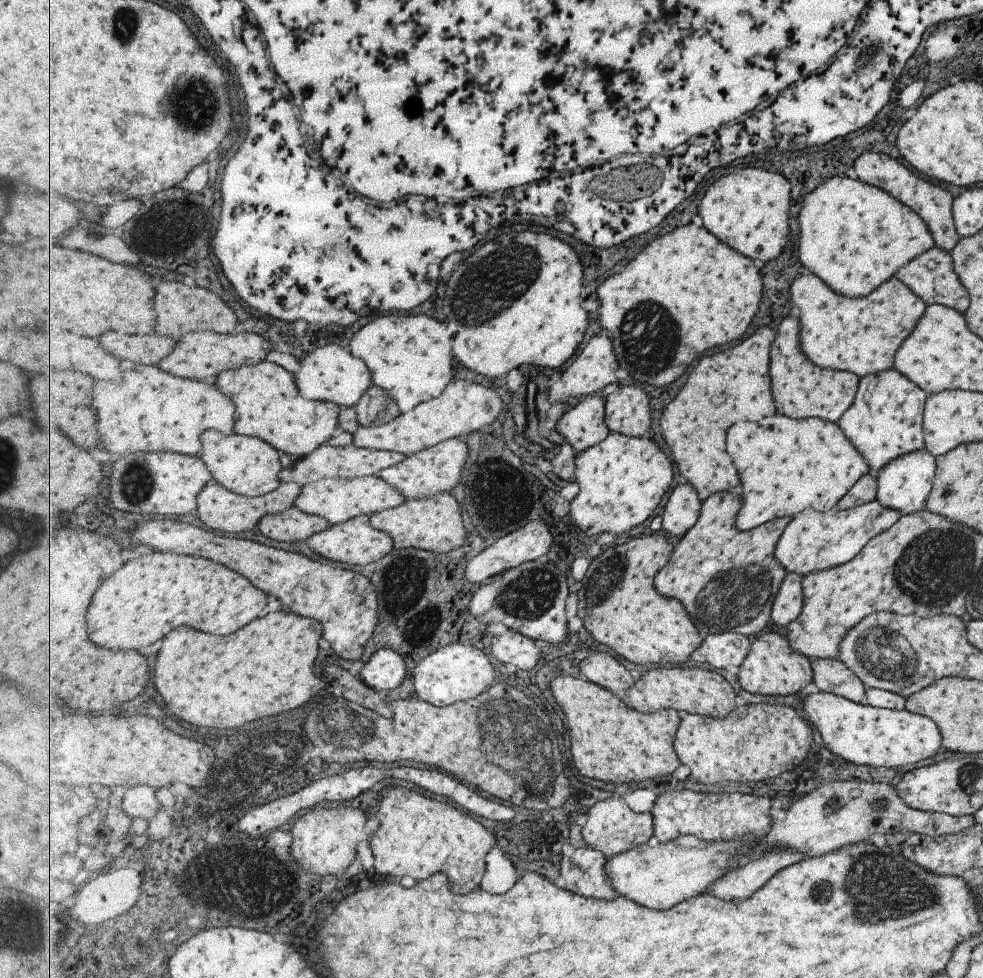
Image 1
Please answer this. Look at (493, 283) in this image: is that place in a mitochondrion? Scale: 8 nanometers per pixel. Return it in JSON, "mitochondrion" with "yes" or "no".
{"mitochondrion":"yes"}

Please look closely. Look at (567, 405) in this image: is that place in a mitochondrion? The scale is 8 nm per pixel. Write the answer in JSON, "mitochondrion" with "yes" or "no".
{"mitochondrion":"no"}

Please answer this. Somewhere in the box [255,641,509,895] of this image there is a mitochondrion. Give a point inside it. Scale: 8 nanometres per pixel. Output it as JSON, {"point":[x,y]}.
{"point":[365,731]}

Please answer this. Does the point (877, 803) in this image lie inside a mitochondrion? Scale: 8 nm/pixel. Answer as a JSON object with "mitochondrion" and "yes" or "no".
{"mitochondrion":"yes"}

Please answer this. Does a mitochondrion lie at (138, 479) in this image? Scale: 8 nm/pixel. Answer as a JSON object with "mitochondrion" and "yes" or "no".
{"mitochondrion":"yes"}

